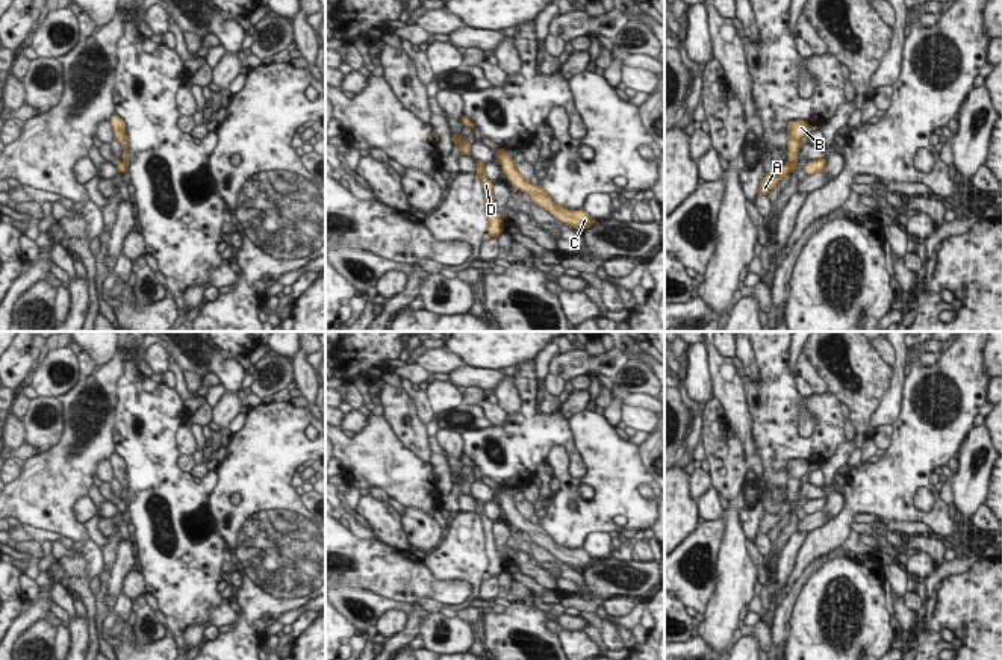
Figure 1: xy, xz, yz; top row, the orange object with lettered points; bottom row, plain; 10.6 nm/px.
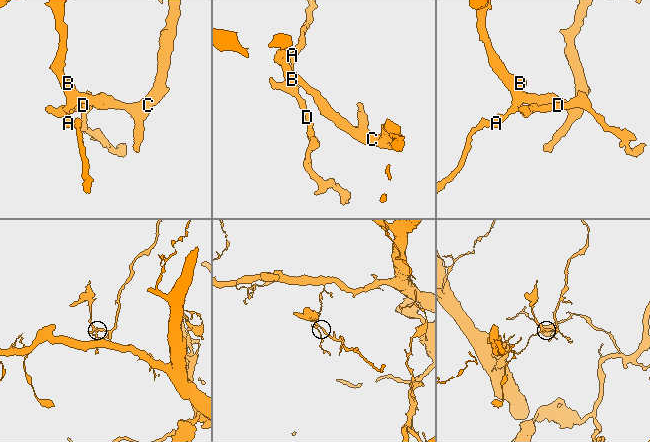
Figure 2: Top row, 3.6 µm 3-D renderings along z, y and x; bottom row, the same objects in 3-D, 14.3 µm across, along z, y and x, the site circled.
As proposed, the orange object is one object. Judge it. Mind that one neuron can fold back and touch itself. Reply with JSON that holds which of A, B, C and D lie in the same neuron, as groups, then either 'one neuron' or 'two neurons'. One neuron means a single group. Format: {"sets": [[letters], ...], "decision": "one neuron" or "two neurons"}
{"sets": [["A", "D"], ["B", "C"]], "decision": "two neurons"}

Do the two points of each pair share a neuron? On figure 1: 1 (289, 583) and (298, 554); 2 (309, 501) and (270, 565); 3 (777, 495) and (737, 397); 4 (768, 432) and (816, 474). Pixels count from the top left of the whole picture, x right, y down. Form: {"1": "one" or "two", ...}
{"1": "one", "2": "two", "3": "one", "4": "two"}

